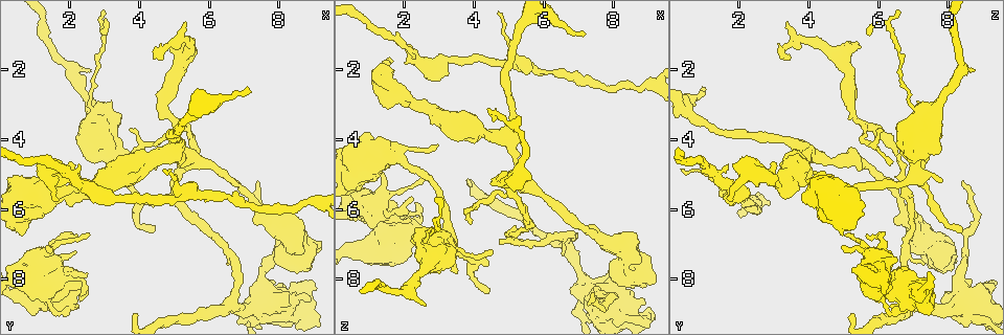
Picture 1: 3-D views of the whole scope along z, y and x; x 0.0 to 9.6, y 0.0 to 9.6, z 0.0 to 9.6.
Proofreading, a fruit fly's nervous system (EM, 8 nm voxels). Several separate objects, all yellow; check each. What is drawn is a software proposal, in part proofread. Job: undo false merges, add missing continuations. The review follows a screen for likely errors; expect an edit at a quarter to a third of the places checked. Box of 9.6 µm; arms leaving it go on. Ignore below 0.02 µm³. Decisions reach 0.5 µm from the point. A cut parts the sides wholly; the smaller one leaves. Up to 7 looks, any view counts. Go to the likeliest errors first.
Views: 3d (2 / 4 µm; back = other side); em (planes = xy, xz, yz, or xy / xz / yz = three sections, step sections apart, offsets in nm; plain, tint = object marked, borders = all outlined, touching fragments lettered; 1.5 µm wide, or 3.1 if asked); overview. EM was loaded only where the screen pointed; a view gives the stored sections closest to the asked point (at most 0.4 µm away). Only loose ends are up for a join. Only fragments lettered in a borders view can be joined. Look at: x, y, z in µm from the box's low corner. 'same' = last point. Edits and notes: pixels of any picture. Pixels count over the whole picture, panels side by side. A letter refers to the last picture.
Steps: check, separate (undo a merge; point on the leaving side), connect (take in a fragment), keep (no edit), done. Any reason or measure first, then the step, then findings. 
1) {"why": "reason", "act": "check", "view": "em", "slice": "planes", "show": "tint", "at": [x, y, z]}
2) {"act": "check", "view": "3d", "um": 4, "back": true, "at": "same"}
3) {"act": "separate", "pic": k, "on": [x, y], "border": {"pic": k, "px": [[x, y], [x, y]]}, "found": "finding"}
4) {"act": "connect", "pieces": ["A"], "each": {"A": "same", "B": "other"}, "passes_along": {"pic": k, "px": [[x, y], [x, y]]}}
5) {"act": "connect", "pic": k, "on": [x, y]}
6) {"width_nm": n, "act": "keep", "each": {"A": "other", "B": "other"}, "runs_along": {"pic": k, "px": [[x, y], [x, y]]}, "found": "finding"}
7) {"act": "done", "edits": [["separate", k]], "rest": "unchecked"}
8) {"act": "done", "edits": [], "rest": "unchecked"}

{"why": "free end", "act": "check", "view": "3d", "um": 4, "at": [9.05, 7.30, 8.05]}

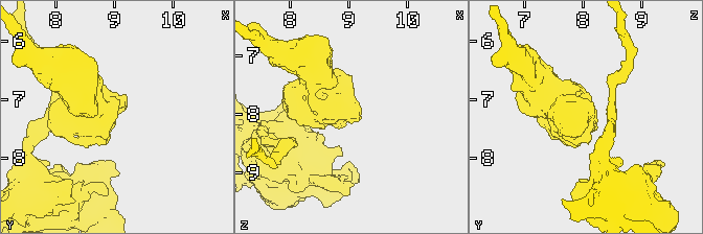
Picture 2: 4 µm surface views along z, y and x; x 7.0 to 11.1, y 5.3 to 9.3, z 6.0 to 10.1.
{"act": "check", "view": "em", "slice": "yz", "step": 4, "show": "borders", "at": [9.00, 7.30, 7.95]}

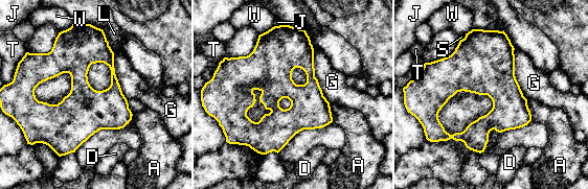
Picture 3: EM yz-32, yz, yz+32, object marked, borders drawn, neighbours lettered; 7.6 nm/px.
{"why": "cut it another way", "act": "check", "view": "em", "slice": "planes", "show": "borders", "at": "same"}

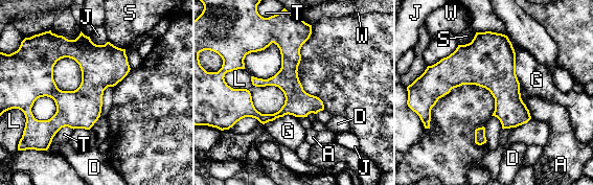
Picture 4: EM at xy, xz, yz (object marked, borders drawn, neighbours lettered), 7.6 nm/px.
{"act": "keep", "each": {"A": "other", "D": "other", "G": "other", "J": "other", "L": "other", "S": "other", "T": "other", "W": "other"}, "border": {"pic": 4, "px": [[514, 50], [515, 73], [520, 84]]}, "found": "no lettered fragment goes on from it"}

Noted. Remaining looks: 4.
{"why": "free end", "act": "check", "view": "3d", "um": 4, "back": true, "at": [7.30, 5.20, 8.45]}

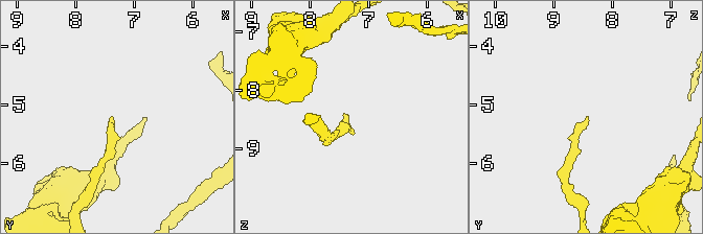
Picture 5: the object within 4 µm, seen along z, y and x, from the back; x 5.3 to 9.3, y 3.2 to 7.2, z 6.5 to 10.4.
{"act": "check", "view": "em", "slice": "planes", "show": "borders", "at": [7.35, 5.20, 8.40]}

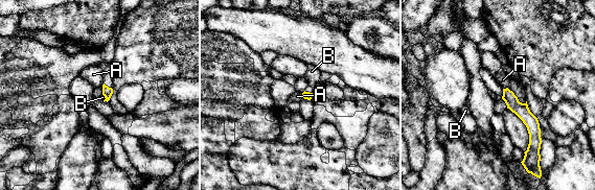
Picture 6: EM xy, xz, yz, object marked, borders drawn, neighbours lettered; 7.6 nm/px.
{"act": "keep", "each": {"A": "other", "B": "other"}, "found": "no lettered fragment goes on from it"}

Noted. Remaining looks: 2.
{"why": "free end", "act": "check", "view": "em", "slice": "planes", "show": "borders", "at": [1.25, 7.05, 5.00]}

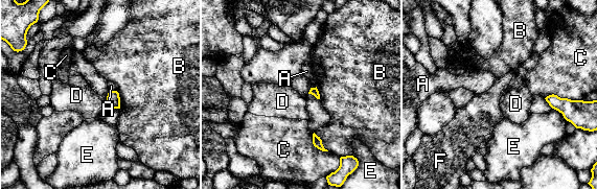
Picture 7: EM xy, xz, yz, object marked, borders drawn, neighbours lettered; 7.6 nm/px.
{"act": "keep", "each": {"A": "other", "B": "other", "C": "other", "D": "other", "E": "other", "F": "other"}, "found": "none of them fits"}

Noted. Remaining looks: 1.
{"act": "done", "edits": [], "rest": "unchecked"}

